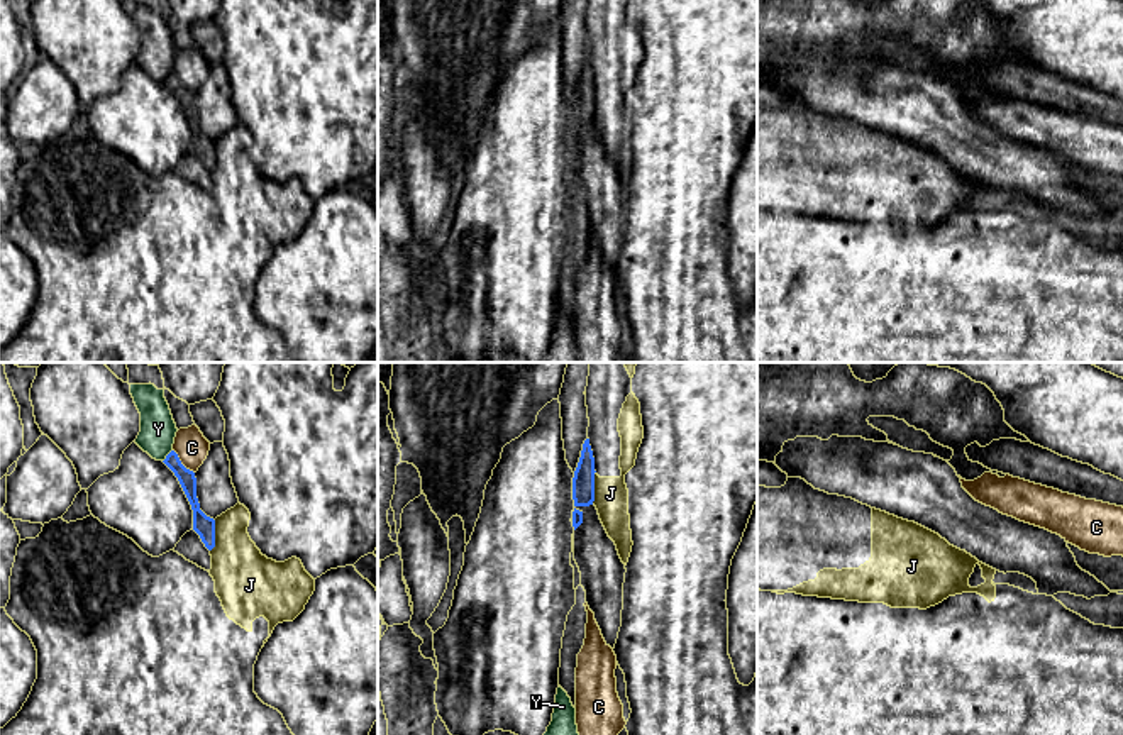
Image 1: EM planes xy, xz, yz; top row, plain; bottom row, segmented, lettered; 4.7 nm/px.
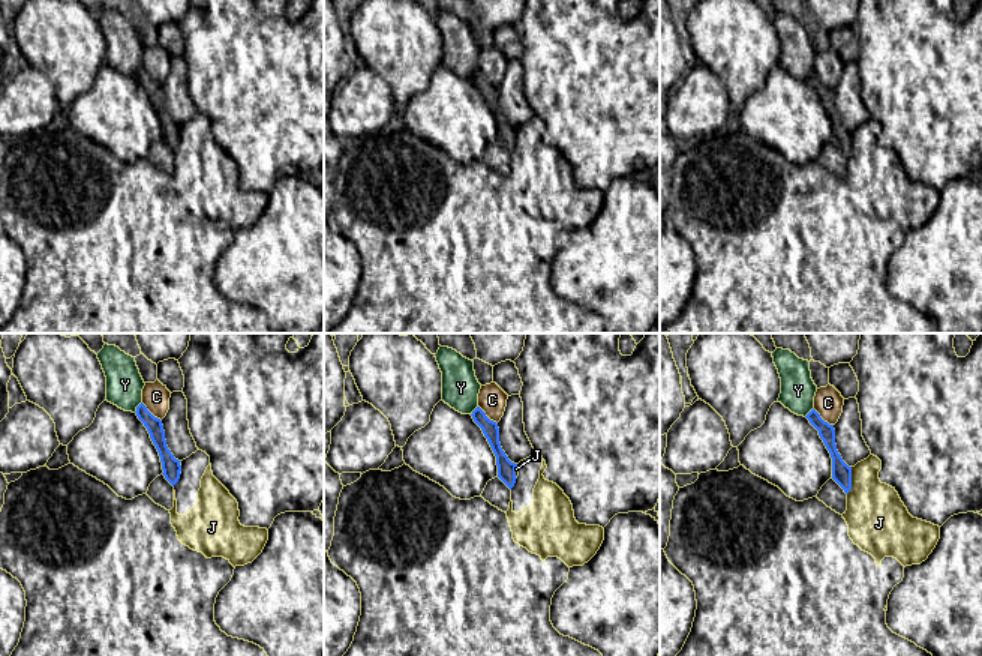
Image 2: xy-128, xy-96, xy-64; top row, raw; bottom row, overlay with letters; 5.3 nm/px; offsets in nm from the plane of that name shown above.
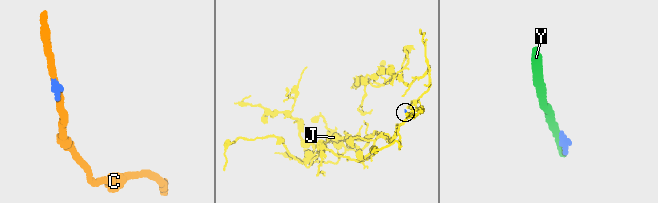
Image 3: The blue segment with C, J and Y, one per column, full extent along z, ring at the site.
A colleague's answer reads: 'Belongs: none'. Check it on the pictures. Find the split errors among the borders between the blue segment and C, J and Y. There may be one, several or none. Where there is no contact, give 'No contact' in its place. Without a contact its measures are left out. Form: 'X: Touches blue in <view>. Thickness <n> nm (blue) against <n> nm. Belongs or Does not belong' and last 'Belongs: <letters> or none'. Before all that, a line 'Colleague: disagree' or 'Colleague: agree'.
Colleague: agree
C: Touches blue in xy. Thickness 80 nm (blue) against 160 nm. Does not belong
J: Touches blue in xz. Thickness 110 nm (blue) against 160 nm. Does not belong
Y: Touches blue in xy. Thickness 80 nm (blue) against 170 nm. Does not belong
Belongs: none

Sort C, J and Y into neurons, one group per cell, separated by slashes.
C / J / Y

